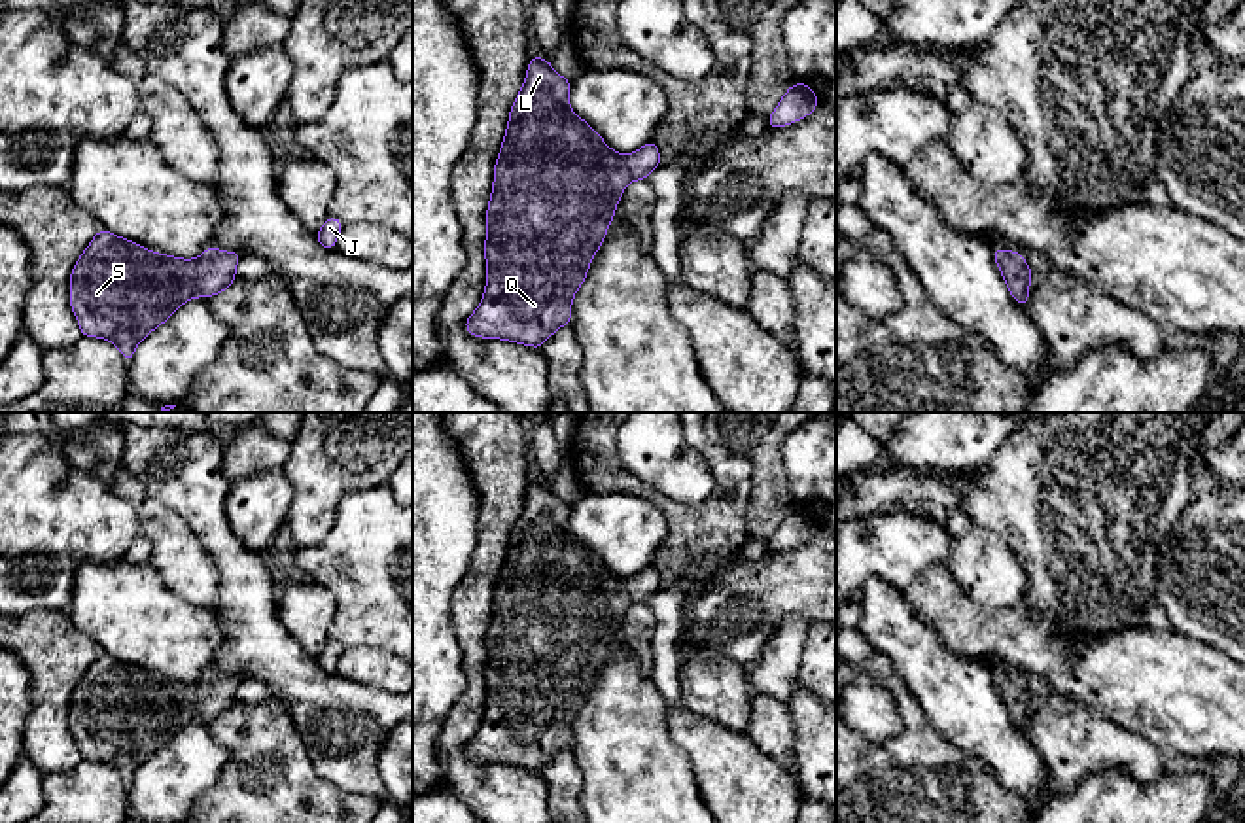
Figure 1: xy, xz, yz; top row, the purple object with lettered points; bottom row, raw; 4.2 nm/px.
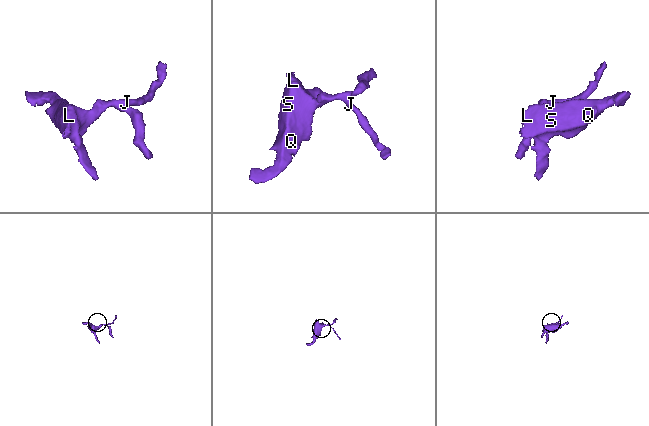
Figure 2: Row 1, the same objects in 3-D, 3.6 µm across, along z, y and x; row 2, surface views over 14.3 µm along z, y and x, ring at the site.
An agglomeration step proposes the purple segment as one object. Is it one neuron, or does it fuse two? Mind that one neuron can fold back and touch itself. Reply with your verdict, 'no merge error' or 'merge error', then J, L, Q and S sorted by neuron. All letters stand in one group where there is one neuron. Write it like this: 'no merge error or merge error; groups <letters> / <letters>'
no merge error; groups J L Q S

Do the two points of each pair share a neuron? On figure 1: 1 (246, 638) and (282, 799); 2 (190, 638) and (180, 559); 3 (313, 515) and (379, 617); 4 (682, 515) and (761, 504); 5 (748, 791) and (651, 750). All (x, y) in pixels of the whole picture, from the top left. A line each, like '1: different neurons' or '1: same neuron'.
1: different neurons
2: different neurons
3: different neurons
4: different neurons
5: different neurons

